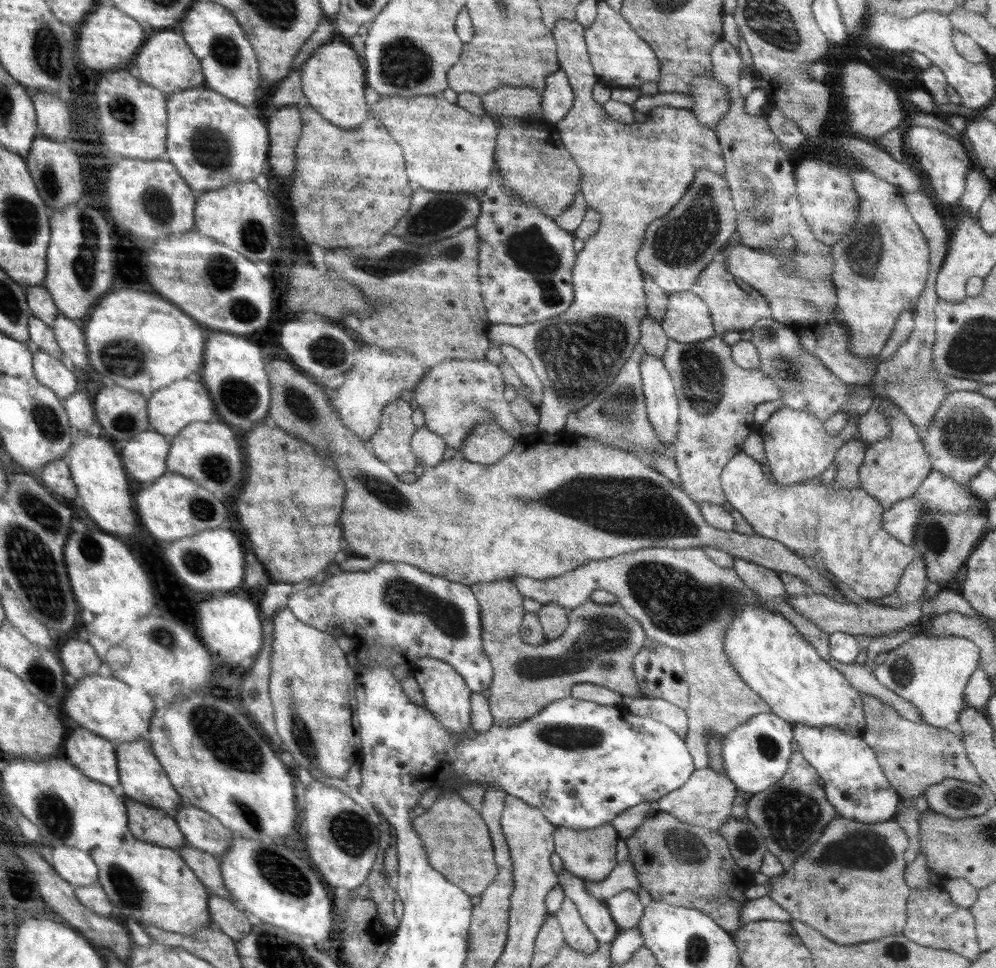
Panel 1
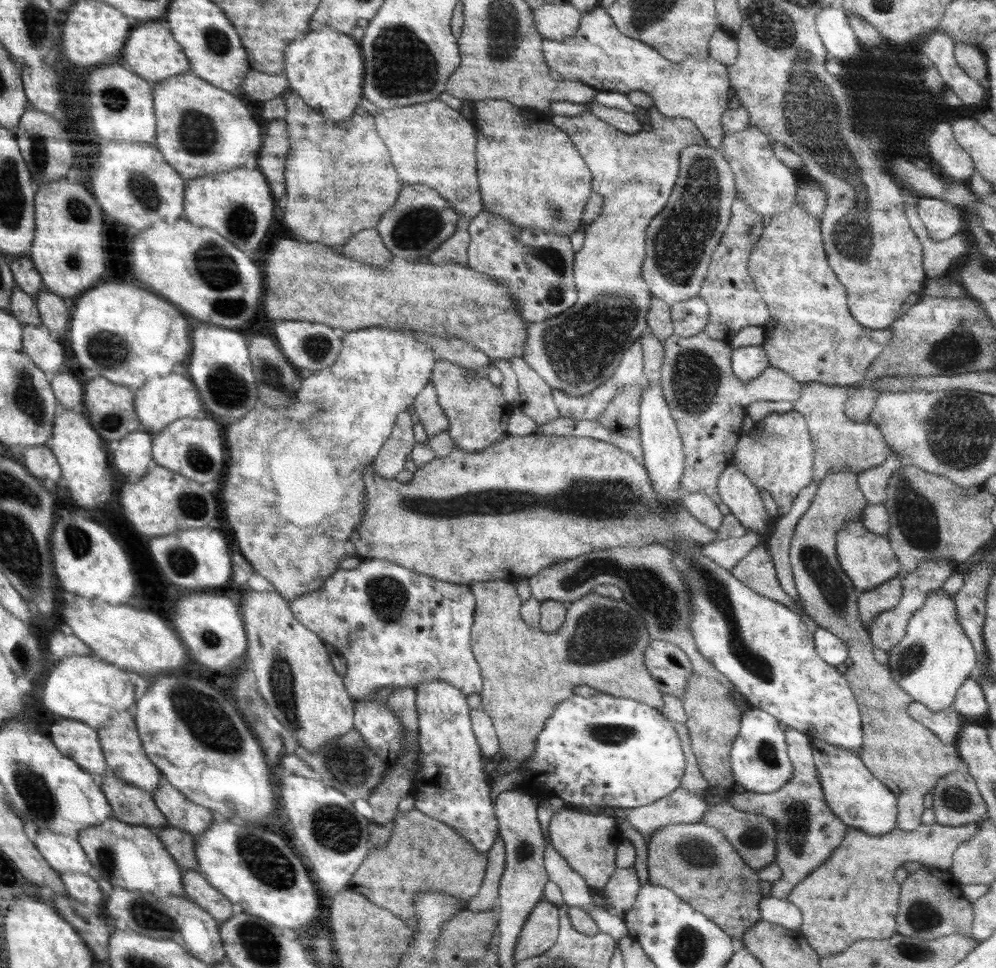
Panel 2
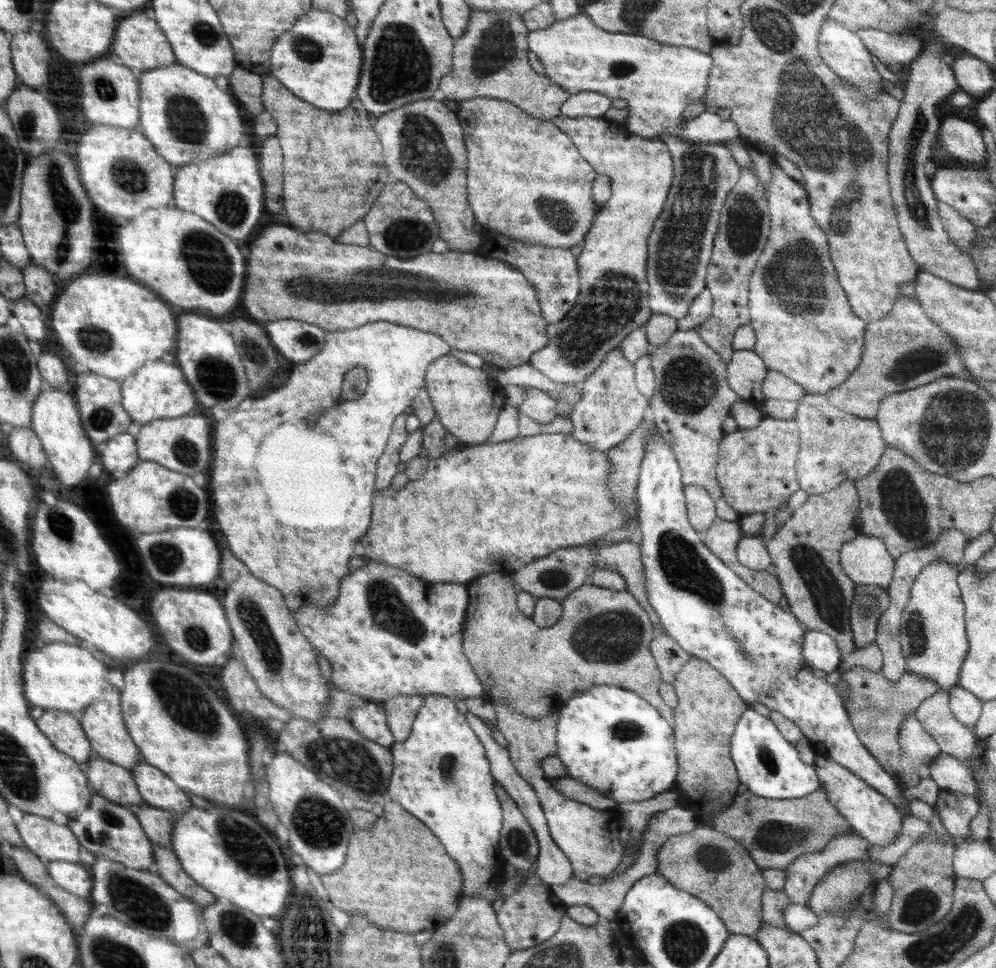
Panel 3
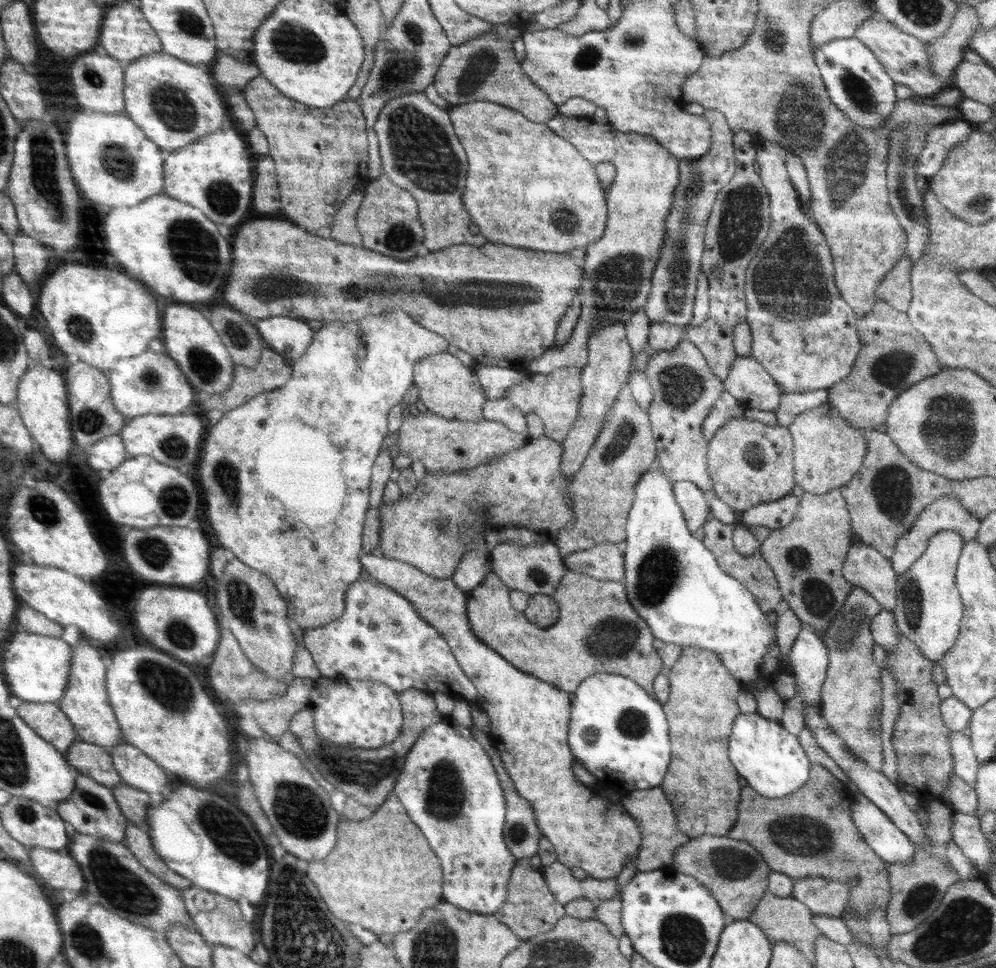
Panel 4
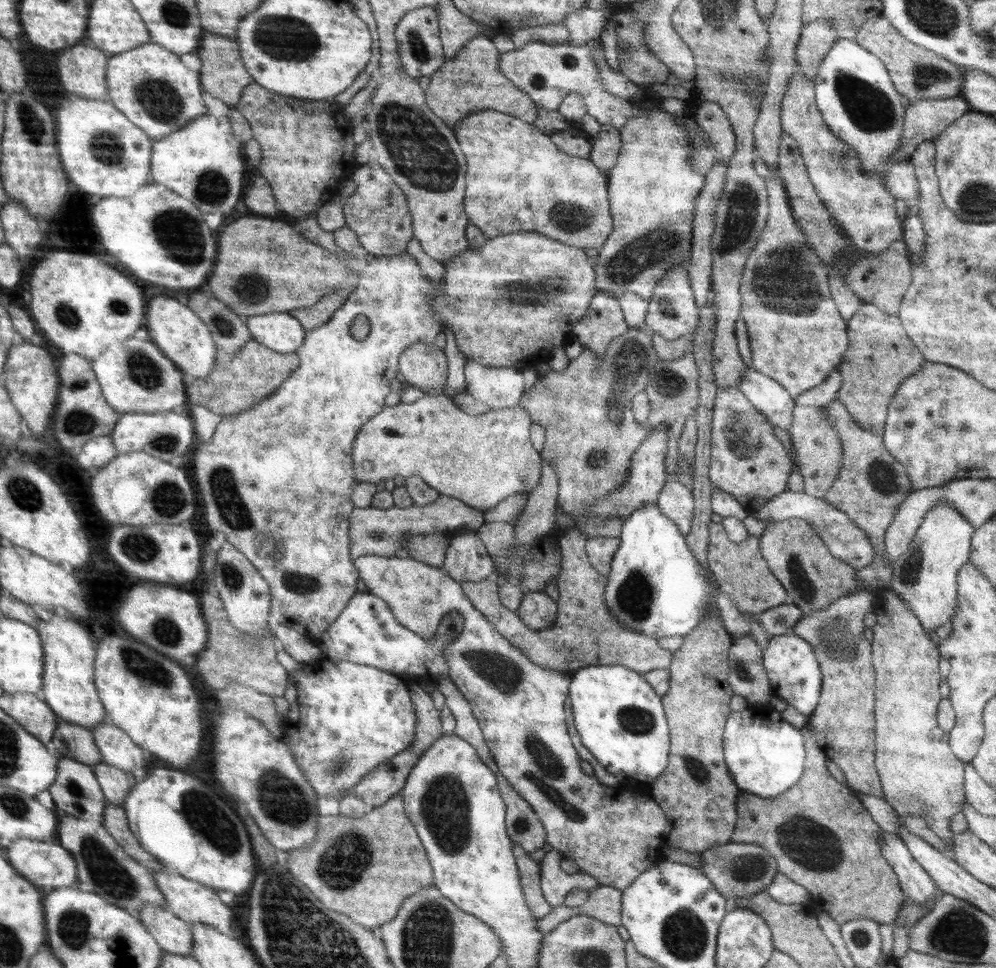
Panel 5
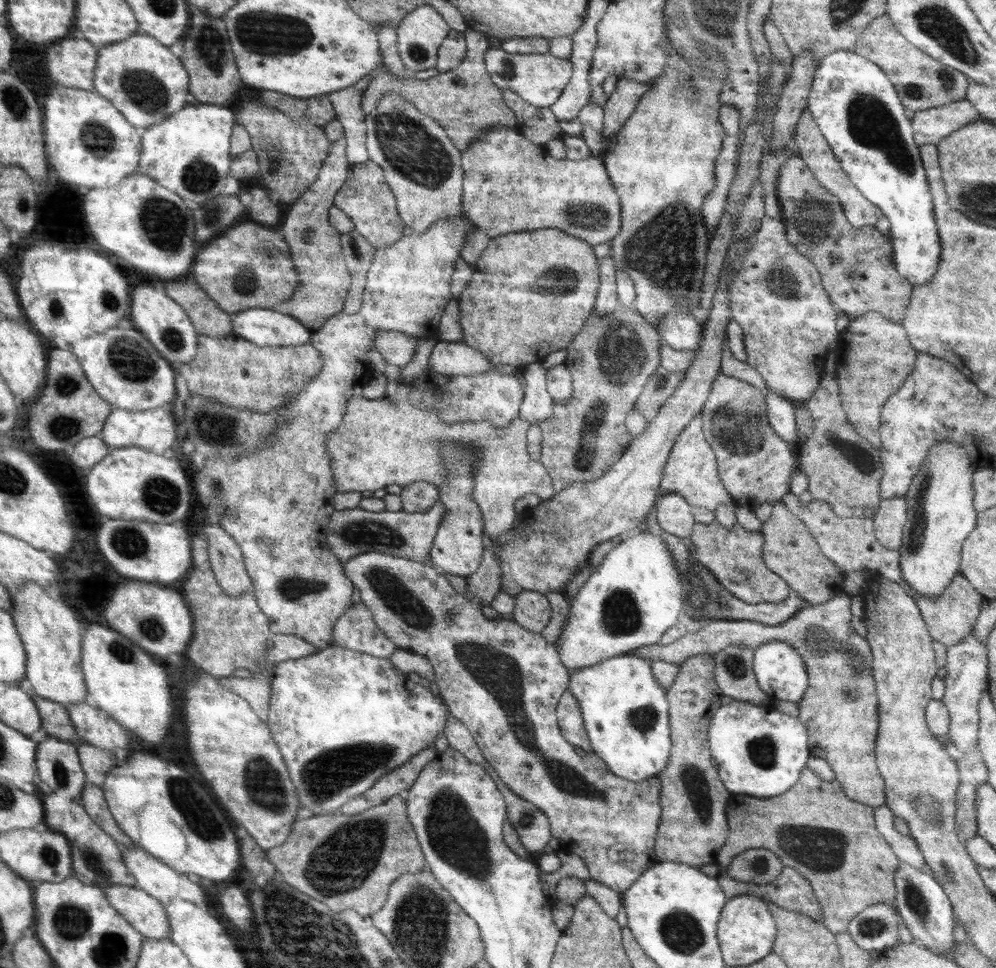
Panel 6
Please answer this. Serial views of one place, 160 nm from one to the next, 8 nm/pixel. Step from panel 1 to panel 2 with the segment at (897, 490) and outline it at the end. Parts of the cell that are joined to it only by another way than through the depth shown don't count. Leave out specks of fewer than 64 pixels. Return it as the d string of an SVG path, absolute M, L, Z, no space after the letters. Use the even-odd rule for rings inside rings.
M896 451L888 455L882 466L864 470L857 474L860 490L863 492L868 505L880 504L885 501L885 490L892 473L896 473L907 461Z

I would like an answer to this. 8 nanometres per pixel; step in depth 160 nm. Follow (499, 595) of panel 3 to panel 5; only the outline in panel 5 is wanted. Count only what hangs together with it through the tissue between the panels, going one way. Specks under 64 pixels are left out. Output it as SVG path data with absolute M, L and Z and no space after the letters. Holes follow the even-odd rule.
M576 527L560 531L556 540L561 552L561 569L556 582L558 592L557 619L547 629L529 633L516 611L508 610L499 599L499 584L491 576L480 582L460 582L470 602L492 623L492 626L519 648L530 662L560 673L572 675L585 666L627 666L640 675L656 669L669 669L674 652L662 648L657 639L623 627L604 602L607 578L588 562L585 544L588 537Z

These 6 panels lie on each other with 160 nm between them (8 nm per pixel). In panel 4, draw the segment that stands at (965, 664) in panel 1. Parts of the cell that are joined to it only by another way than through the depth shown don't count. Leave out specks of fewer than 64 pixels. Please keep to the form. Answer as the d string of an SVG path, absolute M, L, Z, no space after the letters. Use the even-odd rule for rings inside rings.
M955 530L937 532L929 540L924 554L921 554L920 558L897 578L897 603L892 610L895 616L895 626L902 636L911 640L928 660L932 660L936 664L942 663L945 654L955 645L962 622L963 604L955 583L955 576L964 543L960 534Z

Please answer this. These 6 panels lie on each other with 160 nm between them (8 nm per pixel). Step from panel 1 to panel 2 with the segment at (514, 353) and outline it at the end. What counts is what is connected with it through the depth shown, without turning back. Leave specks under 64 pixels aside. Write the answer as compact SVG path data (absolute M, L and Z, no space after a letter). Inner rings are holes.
M512 357L509 361L518 379L518 407L522 412L530 416L537 425L548 423L560 416L551 386L548 386L548 383L532 370L522 357Z

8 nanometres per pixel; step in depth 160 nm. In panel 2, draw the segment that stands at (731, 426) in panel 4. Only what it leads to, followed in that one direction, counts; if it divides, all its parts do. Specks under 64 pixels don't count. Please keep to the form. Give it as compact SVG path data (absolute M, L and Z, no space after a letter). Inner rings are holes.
M797 411L772 413L759 420L752 430L736 441L730 466L736 466L757 489L768 490L777 504L778 516L787 514L797 494L813 481L812 462L815 459L813 440L807 420Z

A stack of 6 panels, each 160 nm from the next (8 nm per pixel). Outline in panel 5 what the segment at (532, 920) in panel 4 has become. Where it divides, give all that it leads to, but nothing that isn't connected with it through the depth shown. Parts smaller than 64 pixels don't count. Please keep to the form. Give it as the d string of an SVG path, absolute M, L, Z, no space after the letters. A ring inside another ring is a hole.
M513 842L512 852L517 864L522 892L528 908L533 912L536 920L550 914L552 907L543 898L541 883L541 868L539 862L530 857L521 846Z

